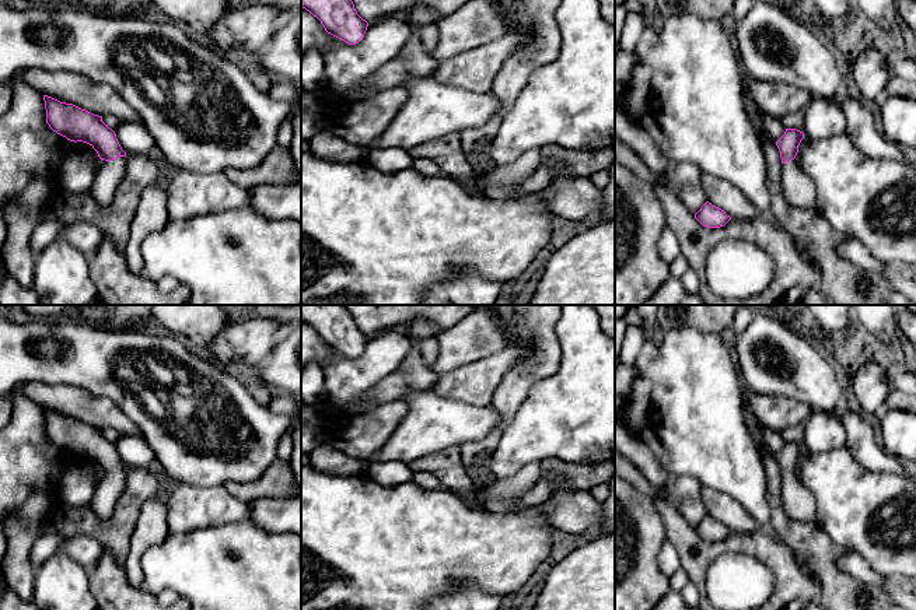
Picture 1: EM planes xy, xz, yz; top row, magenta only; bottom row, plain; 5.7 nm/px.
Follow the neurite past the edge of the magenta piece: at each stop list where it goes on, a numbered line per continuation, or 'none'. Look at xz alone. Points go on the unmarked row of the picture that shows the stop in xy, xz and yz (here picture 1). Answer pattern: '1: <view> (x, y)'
none

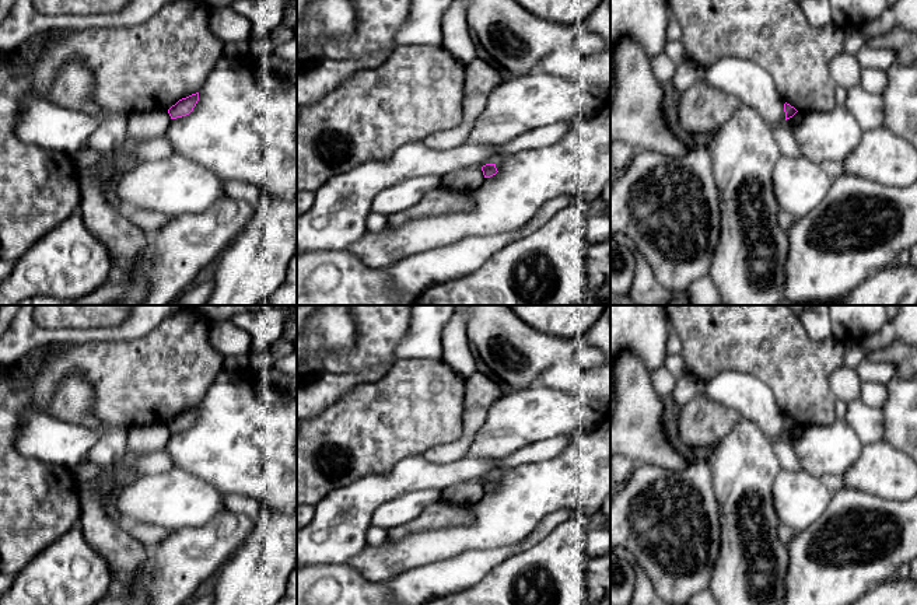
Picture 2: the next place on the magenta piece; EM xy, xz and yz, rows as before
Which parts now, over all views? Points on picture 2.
none

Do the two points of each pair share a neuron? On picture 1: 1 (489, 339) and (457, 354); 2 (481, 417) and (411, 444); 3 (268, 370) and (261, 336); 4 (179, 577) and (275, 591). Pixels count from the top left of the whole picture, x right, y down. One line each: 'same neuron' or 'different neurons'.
1: same neuron
2: same neuron
3: different neurons
4: same neuron

